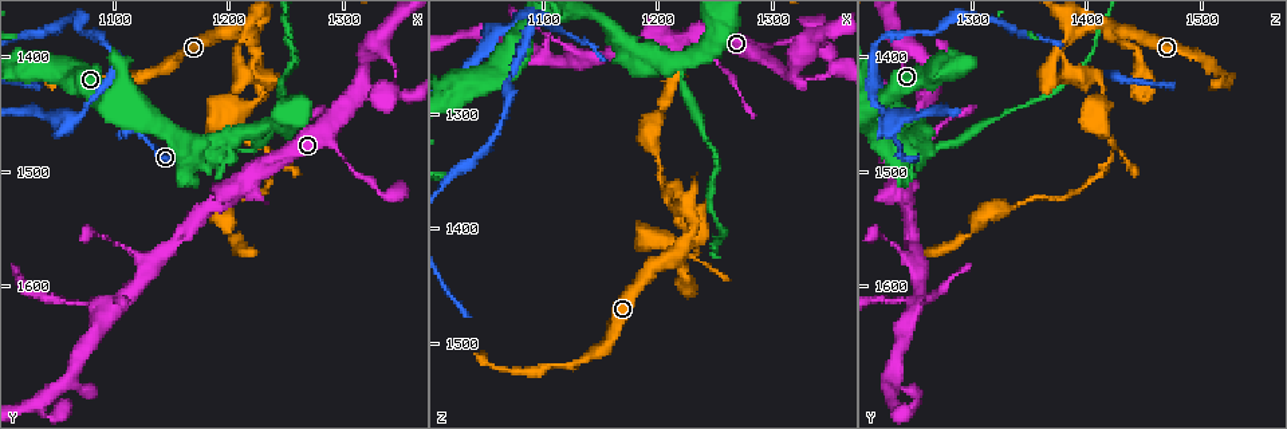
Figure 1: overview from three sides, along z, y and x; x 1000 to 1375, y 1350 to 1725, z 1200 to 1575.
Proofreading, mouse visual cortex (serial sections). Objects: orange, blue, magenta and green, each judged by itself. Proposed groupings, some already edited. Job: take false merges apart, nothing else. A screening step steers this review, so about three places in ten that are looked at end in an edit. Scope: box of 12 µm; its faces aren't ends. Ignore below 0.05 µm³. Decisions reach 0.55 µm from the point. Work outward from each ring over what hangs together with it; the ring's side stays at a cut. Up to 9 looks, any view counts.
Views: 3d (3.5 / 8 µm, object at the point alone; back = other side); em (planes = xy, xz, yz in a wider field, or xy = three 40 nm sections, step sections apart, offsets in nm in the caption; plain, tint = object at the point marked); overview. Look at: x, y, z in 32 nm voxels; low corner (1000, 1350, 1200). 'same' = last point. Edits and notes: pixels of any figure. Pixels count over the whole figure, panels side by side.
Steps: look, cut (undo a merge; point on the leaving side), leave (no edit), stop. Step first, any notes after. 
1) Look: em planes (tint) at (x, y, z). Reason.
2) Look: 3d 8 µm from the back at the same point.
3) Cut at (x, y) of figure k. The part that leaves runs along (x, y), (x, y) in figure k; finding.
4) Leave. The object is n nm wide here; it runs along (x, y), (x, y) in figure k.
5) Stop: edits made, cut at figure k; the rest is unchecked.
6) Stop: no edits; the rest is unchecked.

Look: 3d 3.5 µm at (1314, 1432, 1264). Three arms meet.

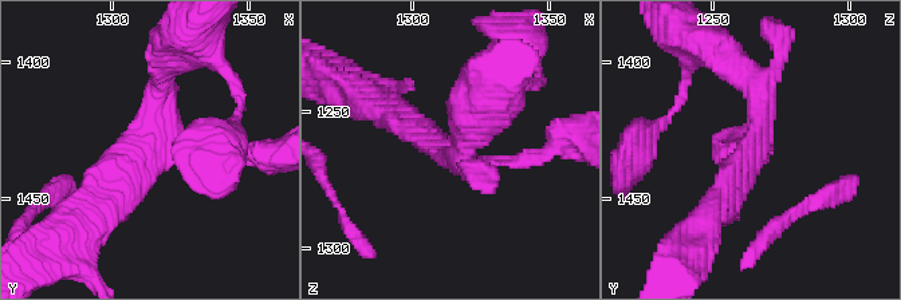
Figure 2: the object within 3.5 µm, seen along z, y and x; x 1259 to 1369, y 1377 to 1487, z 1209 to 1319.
Look: em xy step 1 (tint) at (1314, 1430, 1267). 3 arms meet here; the arms are 100, 300, 300 nm wide.

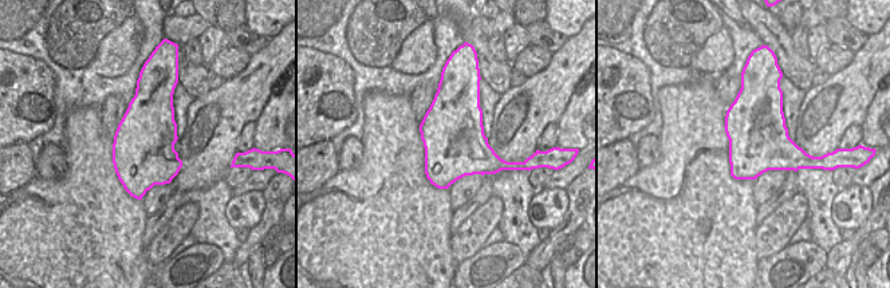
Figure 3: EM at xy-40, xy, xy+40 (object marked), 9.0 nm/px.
Look: em xy step 3 (tint) at the same point. Another direction.

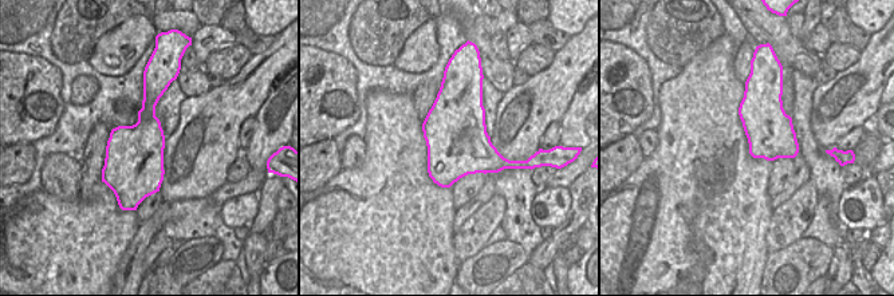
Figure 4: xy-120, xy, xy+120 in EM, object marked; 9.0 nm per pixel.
Leave. It runs along (101, 210), (154, 137), (166, 67) in figure 2; continuous, no second cell.

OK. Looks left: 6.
Look: 3d 3.5 µm from the back at (1224, 1480, 1260). A narrow waist.

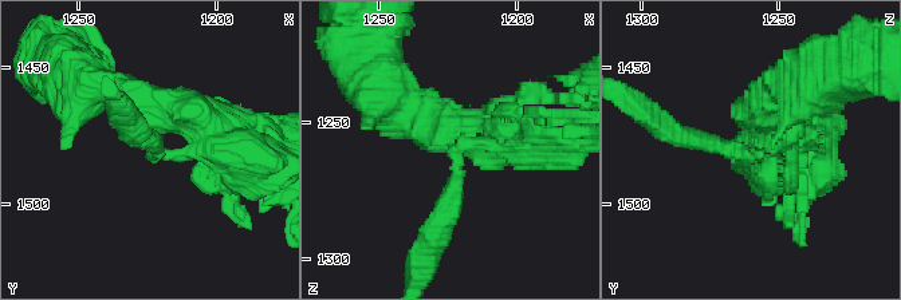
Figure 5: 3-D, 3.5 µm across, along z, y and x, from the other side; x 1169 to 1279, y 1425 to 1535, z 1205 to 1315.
Look: em xy step 5 (tint) at (1222, 1481, 1261). Now the EM.

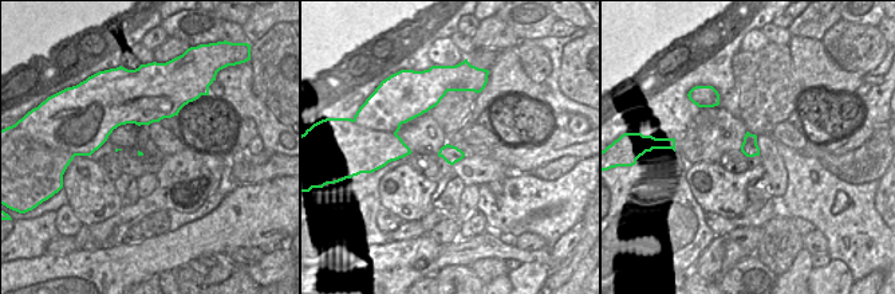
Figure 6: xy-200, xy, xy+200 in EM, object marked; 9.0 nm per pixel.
Cut at (735, 147) of figure 5. The arms are 250, 450 nm wide; two cells meet here.

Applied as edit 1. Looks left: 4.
Look: 3d 3.5 µm at (1058, 1614, 1258). Thick turns thin.

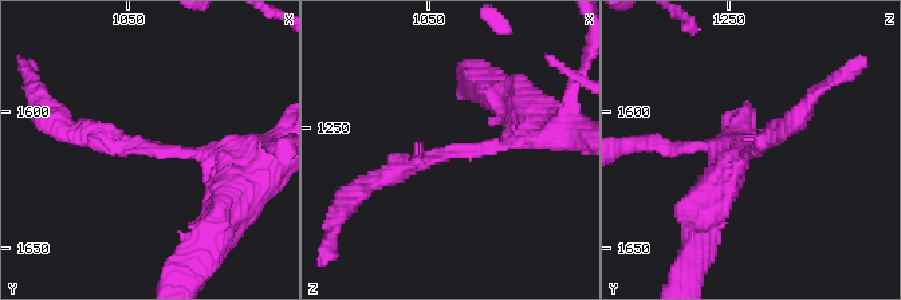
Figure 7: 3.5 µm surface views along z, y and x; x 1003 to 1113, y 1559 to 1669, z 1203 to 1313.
Look: em xy step 1 (tint) at (1056, 1612, 1259). The arms are 150, 250 nm wide.

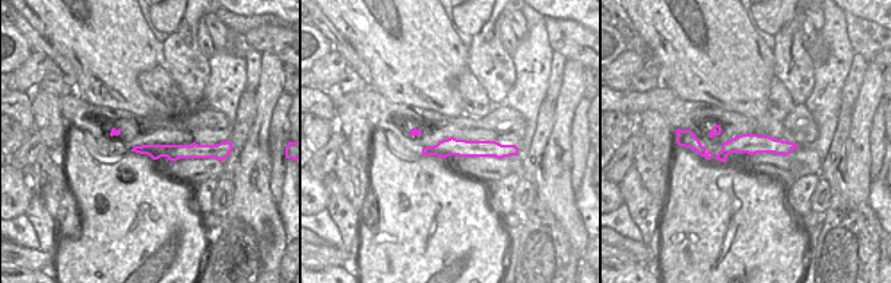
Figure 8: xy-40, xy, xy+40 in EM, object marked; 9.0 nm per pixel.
Leave. It runs along (693, 145), (710, 156), (791, 146) in figure 8; one cell here.

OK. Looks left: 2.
Stop: edits made, cut at figure 5; the rest is unchecked.

